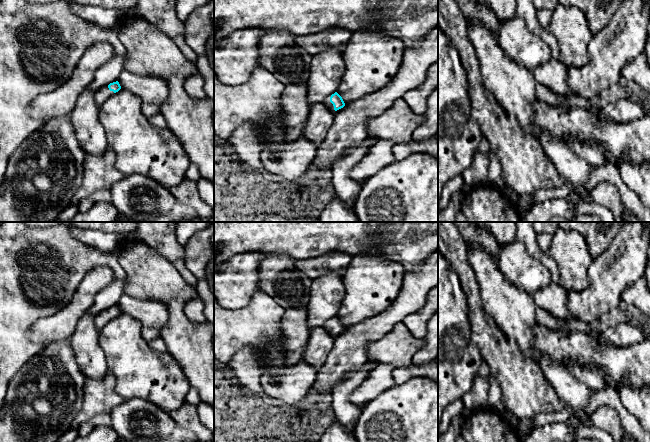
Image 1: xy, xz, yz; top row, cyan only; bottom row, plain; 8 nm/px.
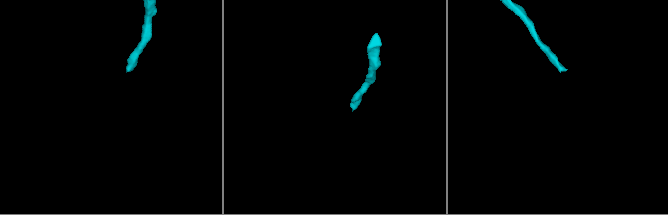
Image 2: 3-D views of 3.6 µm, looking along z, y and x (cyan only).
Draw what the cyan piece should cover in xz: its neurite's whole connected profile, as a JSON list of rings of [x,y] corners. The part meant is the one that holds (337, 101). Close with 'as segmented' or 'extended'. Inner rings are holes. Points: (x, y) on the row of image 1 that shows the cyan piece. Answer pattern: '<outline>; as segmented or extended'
[[[337,92],[326,97],[323,103],[334,113],[334,115],[345,106],[342,97]]]; extended

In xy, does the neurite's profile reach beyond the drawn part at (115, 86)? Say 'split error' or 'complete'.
split error

